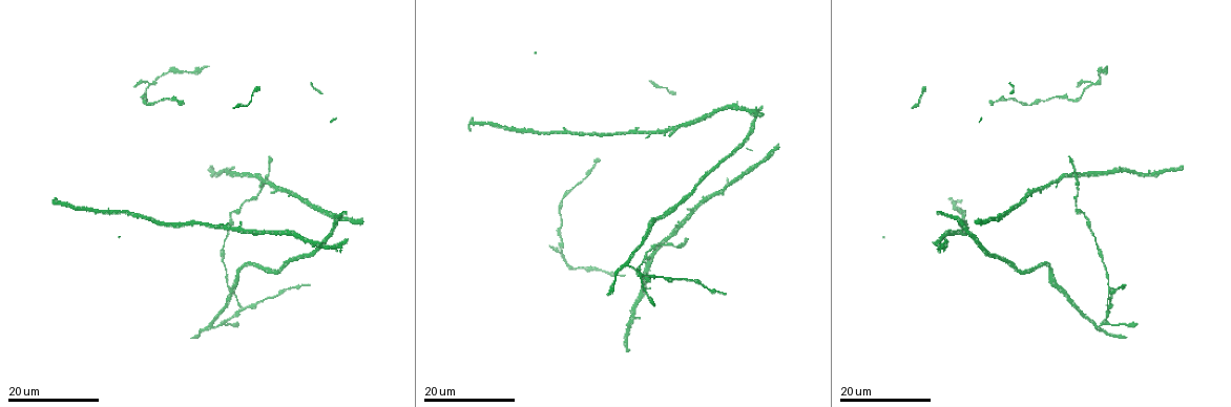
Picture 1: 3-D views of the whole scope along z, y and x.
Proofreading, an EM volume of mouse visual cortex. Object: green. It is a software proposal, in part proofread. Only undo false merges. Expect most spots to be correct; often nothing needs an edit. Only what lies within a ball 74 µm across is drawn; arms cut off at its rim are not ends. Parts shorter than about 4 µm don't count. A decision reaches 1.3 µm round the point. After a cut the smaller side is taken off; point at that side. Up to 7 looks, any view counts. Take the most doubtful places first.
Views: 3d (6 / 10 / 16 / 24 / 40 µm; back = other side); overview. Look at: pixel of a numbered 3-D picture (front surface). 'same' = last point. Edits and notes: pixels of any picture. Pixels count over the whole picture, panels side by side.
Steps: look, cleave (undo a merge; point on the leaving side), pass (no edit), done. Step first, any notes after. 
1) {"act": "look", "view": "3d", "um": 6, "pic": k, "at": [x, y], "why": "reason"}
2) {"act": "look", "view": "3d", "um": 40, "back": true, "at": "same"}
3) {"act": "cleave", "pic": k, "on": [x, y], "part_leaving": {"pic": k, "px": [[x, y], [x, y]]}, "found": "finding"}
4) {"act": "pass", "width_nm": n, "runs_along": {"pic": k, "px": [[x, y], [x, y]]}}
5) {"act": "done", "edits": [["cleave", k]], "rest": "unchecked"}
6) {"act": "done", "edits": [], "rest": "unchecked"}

{"act": "look", "view": "3d", "um": 16, "pic": 1, "at": [658, 275], "why": "a fork"}

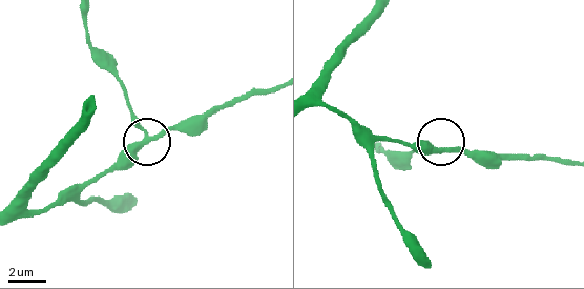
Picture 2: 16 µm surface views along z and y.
{"act": "look", "view": "3d", "um": 10, "pic": 2, "at": [154, 138]}

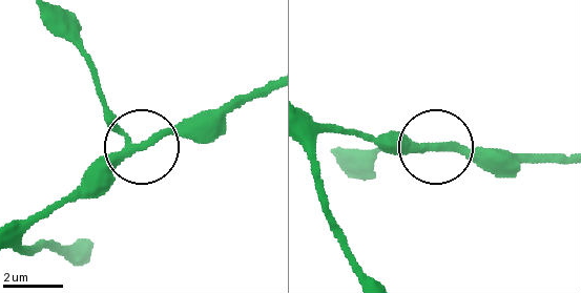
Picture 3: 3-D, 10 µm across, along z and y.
{"act": "pass", "arms": 3, "found": "all the same cell"}

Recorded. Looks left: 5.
{"act": "look", "view": "3d", "um": 16, "pic": 1, "at": [1074, 179]}

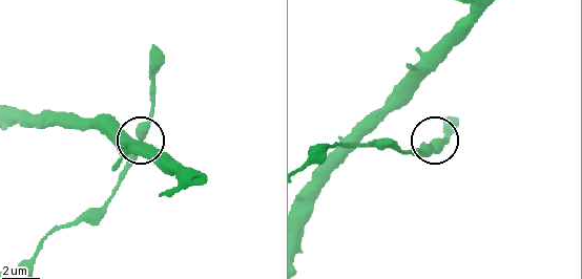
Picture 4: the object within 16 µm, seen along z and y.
{"act": "look", "view": "3d", "um": 10, "pic": 4, "at": [435, 142]}

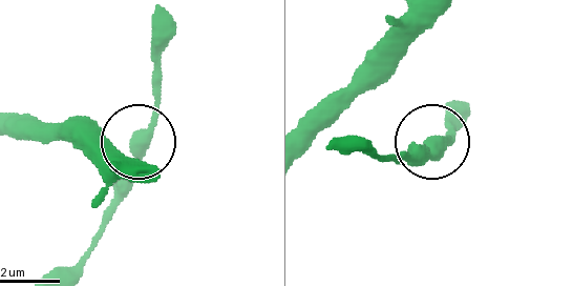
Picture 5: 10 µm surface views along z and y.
{"act": "pass", "runs_along": {"pic": 5, "px": [[71, 269], [151, 119], [162, 76]]}, "found": "one cell here"}

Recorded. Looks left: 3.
{"act": "look", "view": "3d", "um": 16, "pic": 1, "at": [114, 215]}

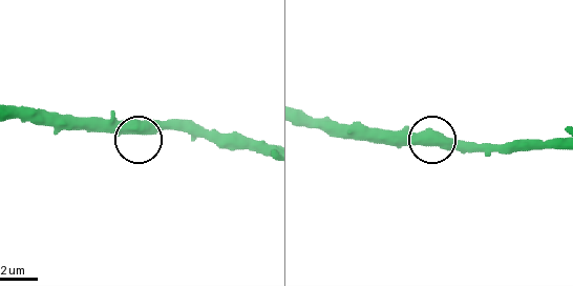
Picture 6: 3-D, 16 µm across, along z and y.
{"act": "look", "view": "3d", "um": 6, "pic": 6, "at": [435, 133]}

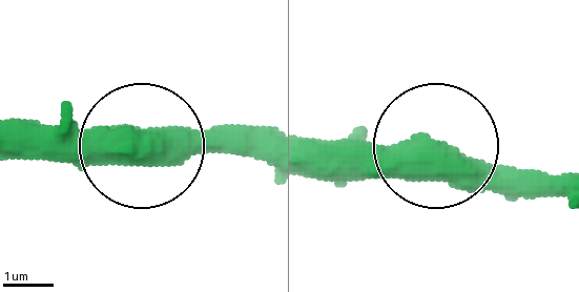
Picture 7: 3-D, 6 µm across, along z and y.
{"act": "pass", "runs_along": {"pic": 7, "px": [[266, 165], [228, 149], [19, 149]]}, "found": "all the same cell"}

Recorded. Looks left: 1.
{"act": "done", "edits": [], "rest": "unchecked"}

